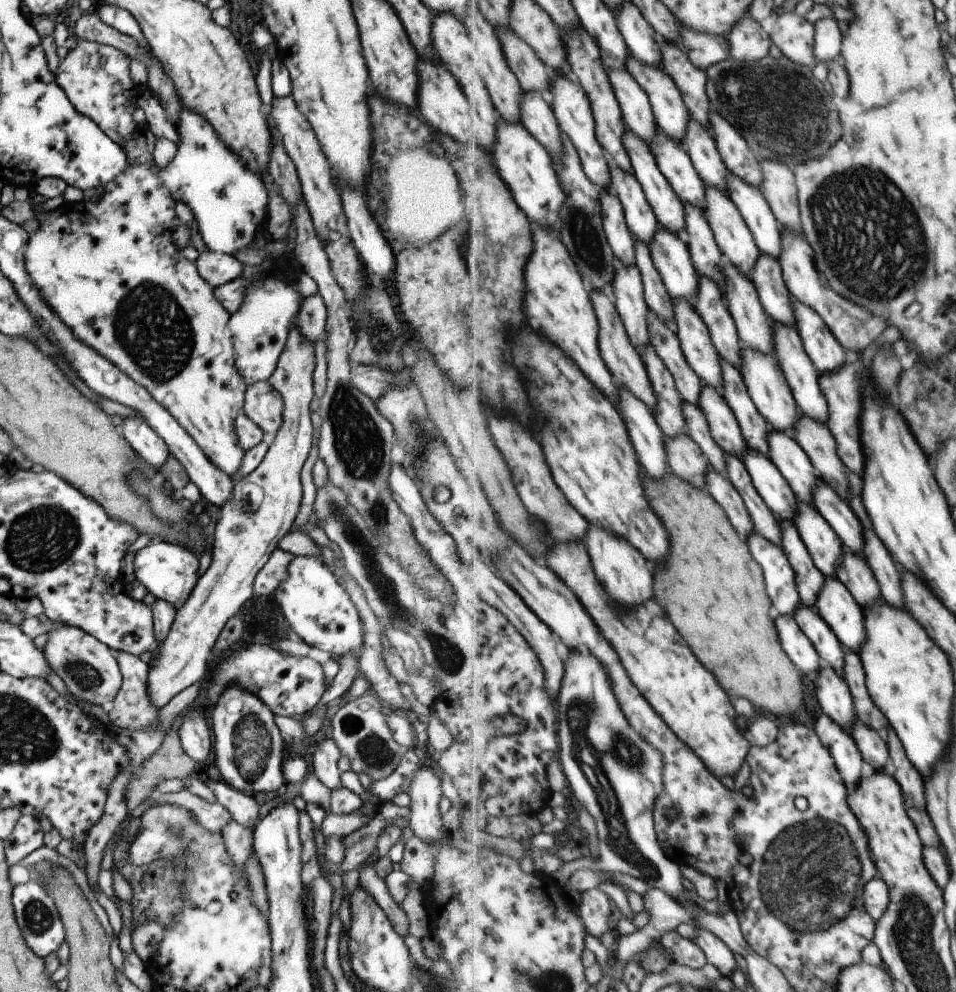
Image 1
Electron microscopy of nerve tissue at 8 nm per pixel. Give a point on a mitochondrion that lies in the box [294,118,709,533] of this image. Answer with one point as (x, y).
(357, 442)

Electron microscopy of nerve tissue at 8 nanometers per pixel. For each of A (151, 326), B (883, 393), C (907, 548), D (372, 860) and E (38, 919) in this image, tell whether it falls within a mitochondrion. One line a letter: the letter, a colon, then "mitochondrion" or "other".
A: mitochondrion
B: other
C: other
D: other
E: mitochondrion

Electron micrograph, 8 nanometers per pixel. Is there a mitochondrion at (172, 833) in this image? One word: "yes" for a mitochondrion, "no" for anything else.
yes

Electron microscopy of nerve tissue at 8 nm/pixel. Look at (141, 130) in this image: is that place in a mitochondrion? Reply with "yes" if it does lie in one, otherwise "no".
no

